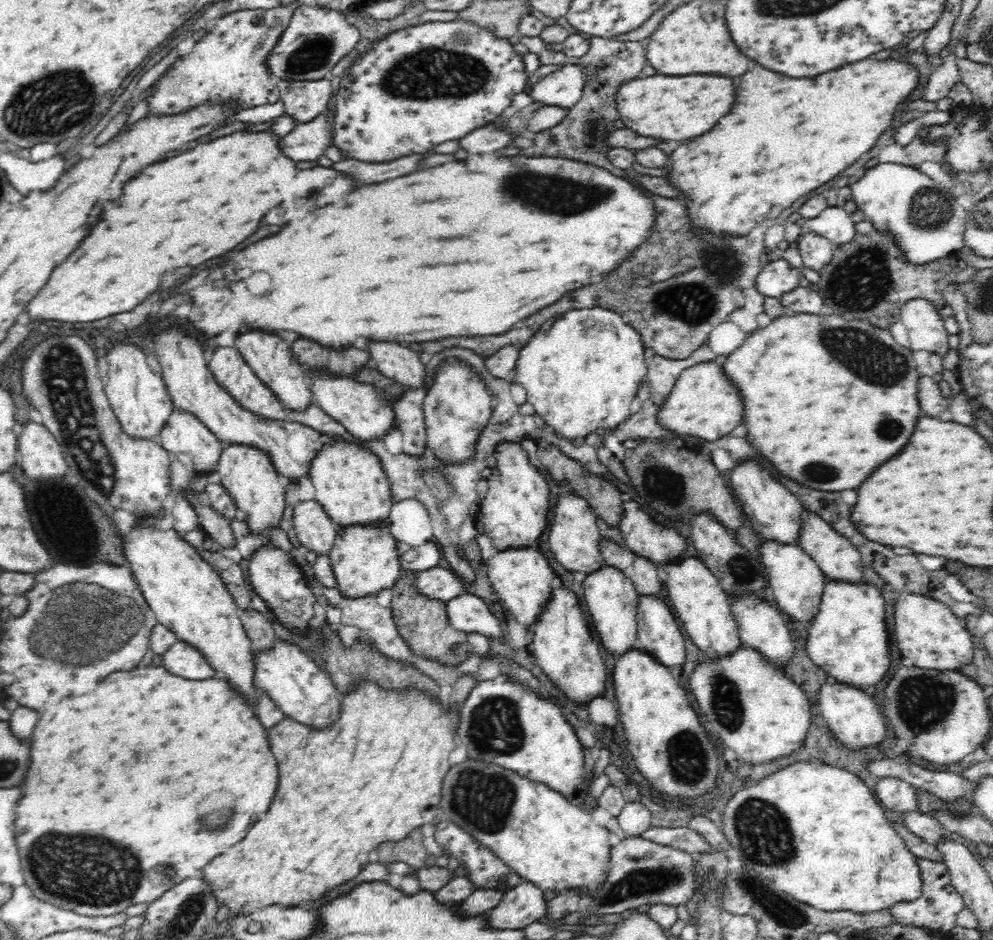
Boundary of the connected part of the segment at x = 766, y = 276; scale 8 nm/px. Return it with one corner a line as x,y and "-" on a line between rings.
783,258
769,263
756,276
757,290
766,297
782,297
797,288
801,269
792,267

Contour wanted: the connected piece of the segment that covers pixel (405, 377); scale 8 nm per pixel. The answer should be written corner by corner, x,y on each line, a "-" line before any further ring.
370,342
371,364
384,376
394,378
404,388
422,386
424,376
423,356
396,342

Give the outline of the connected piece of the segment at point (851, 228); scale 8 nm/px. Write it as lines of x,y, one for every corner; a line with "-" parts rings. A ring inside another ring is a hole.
828,207
816,218
801,219
799,223
803,231
819,234
836,246
848,244
855,235
855,222
843,207

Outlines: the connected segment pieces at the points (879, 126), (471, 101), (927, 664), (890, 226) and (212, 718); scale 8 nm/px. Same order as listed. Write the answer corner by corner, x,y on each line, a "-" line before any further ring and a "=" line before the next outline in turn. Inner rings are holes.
868,57
816,78
790,78
756,66
742,76
738,100
730,116
722,118
708,134
680,144
676,152
668,156
672,165
664,177
688,198
688,215
696,226
712,230
716,235
748,234
752,222
758,224
770,220
828,180
829,185
834,183
842,175
842,170
855,164
876,144
882,132
892,128
896,108
902,102
906,103
918,88
918,70
912,64
890,58
877,60
=
456,19
455,21
429,21
412,27
400,29
390,33
384,39
375,40
365,54
350,66
348,72
344,72
336,81
337,89
334,94
334,126
332,126
332,146
337,146
342,153
347,154
347,158
356,160
366,160
366,162
384,162
386,160
394,160
398,156
406,156
406,154
422,154
434,146
438,146
440,142
446,140
458,140
473,130
485,127
489,123
494,123
506,108
512,104
512,98
520,92
525,92
529,84
529,72
522,61
522,56
514,51
514,45
507,38
497,37
494,32
488,28
478,27
478,25
464,21
464,19
-
456,37
466,37
466,44
458,43
=
909,594
895,604
894,632
904,662
920,668
958,670
973,659
972,632
960,624
948,605
930,596
=
872,163
865,169
865,175
850,183
853,201
864,213
865,220
872,221
880,231
894,235
896,245
912,264
926,264
955,254
964,248
967,210
962,208
963,201
957,201
952,193
932,178
920,173
914,166
896,163
=
104,658
104,672
98,678
98,672
92,674
92,680
80,680
68,696
60,700
54,708
46,710
36,728
32,738
32,766
30,774
26,778
26,784
22,788
22,800
18,804
18,850
24,870
24,880
30,884
32,892
39,900
46,904
58,906
63,910
72,910
84,916
110,916
125,911
136,904
152,903
160,899
160,896
170,890
175,884
190,877
200,876
202,868
218,854
222,854
228,846
242,840
238,834
246,834
250,826
258,820
260,814
266,814
274,792
278,788
278,762
274,758
274,752
270,750
266,728
260,724
260,720
254,714
254,708
228,684
228,679
188,680
182,676
174,676
162,665
152,664
144,667
144,664
134,664
130,668
130,662
126,662
126,668
114,668
114,660
-
212,790
230,790
236,794
236,818
226,832
206,832
198,824
198,804
202,796
206,796
-
78,876
86,878
84,882
90,886
88,890
74,890
78,888

